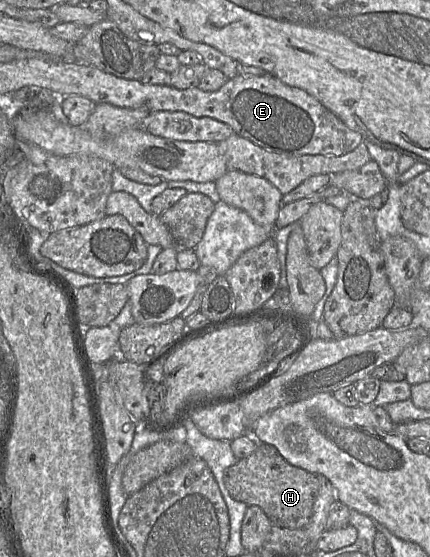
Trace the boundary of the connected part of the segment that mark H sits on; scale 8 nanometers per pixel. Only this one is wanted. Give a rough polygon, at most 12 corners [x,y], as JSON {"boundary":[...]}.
{"boundary":[[259,443],[225,470],[234,500],[304,529],[317,475]]}

